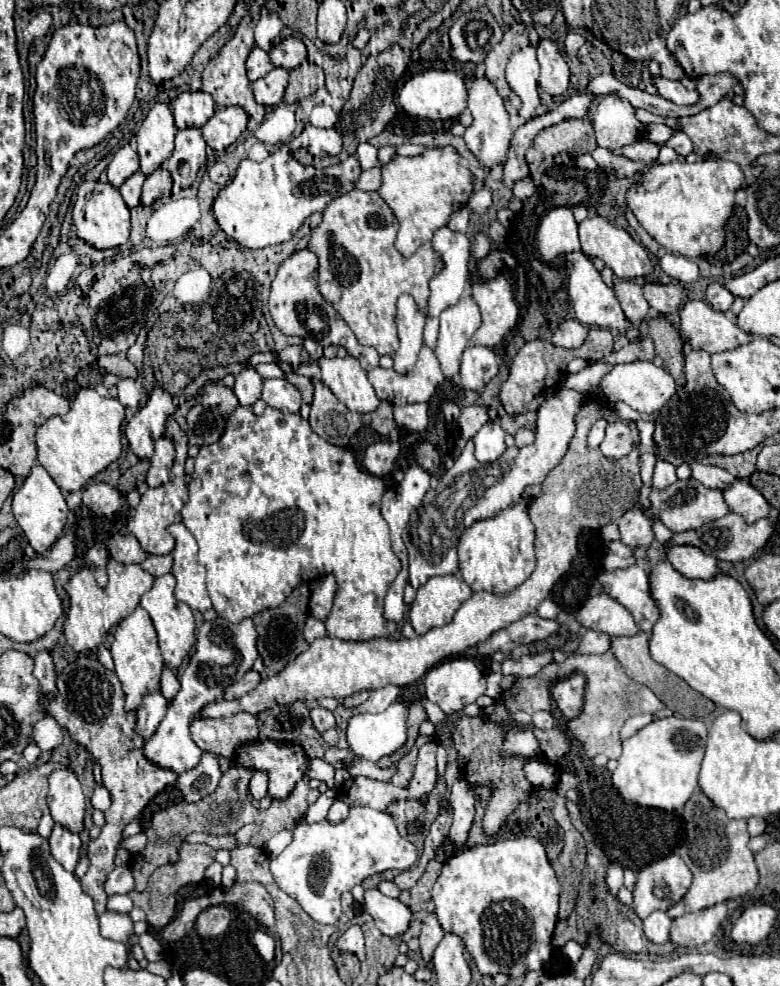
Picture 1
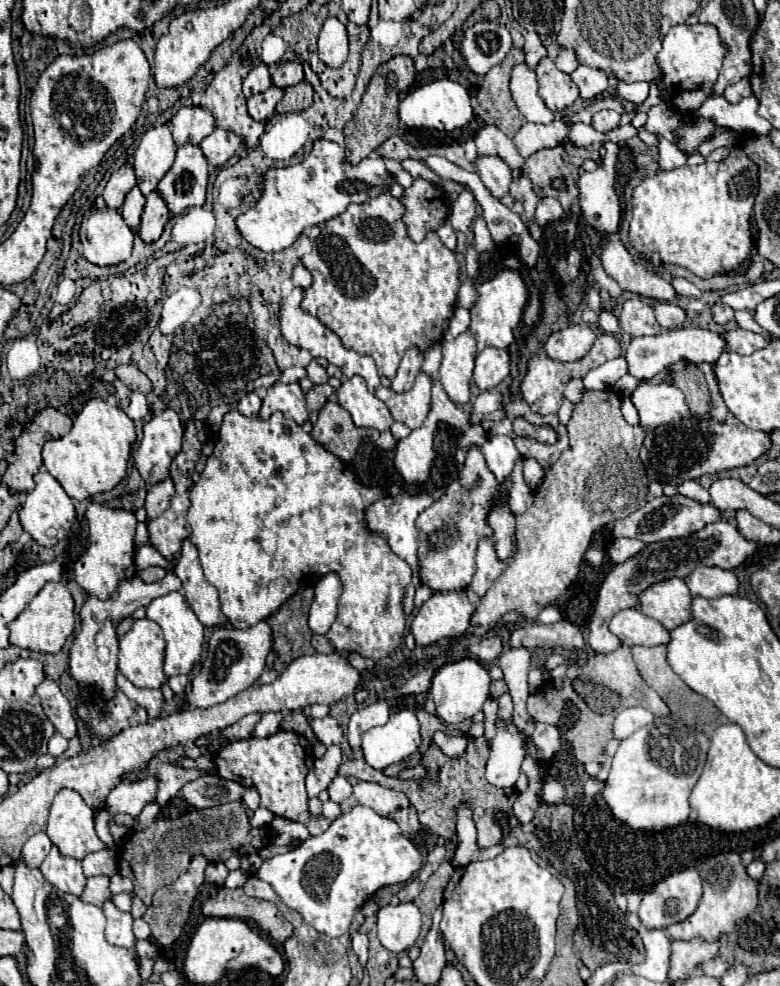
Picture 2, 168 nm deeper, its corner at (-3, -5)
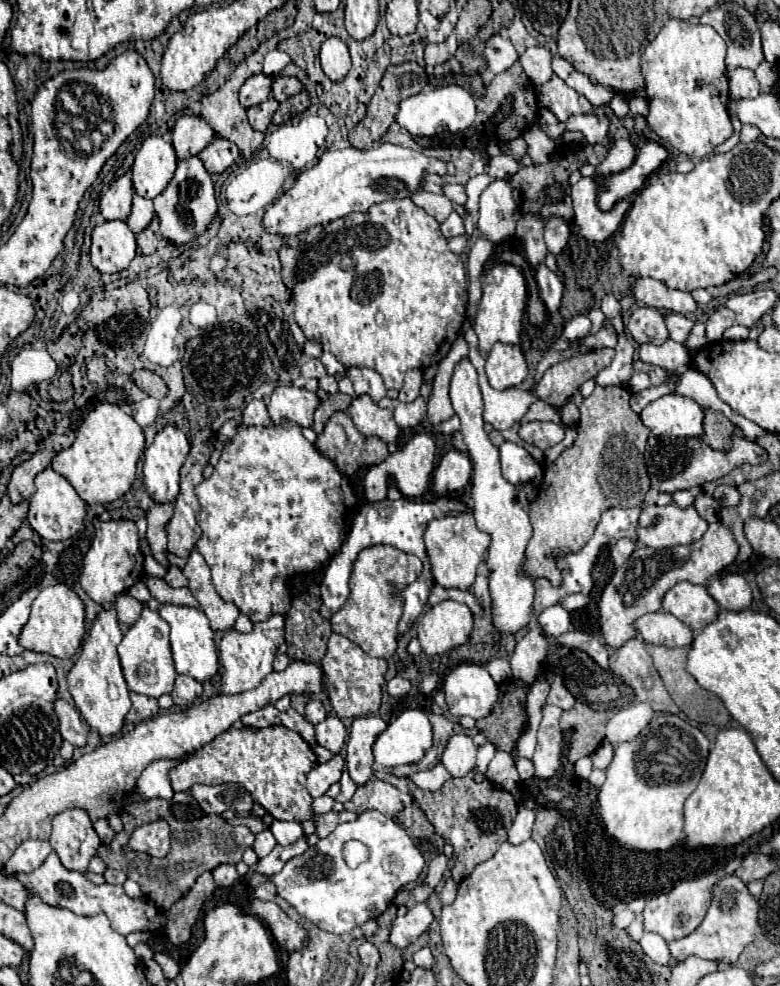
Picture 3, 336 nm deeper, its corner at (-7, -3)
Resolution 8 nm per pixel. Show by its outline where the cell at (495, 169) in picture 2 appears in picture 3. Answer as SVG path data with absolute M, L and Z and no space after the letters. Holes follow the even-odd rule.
M507 180L491 182L479 200L479 234L491 244L501 244L515 234L515 224L519 220L517 204L511 194Z

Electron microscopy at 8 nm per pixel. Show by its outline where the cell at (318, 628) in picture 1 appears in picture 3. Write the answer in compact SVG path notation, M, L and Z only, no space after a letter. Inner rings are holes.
M331 634L327 644L327 654L321 660L321 668L323 668L325 692L329 696L333 710L339 714L339 718L353 720L359 716L375 714L379 710L383 684L385 684L385 672L387 672L387 662L383 658L371 658L349 638L341 634Z

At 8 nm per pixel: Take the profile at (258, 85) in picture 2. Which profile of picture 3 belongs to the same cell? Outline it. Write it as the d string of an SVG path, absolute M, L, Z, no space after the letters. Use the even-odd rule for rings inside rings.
M265 74L251 76L239 90L239 104L243 108L251 108L255 104L261 104L271 94L271 78Z

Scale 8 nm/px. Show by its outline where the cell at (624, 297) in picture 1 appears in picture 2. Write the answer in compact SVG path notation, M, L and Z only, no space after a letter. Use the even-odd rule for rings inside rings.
M631 296L623 302L619 312L619 326L631 336L653 336L661 332L653 308L639 296Z

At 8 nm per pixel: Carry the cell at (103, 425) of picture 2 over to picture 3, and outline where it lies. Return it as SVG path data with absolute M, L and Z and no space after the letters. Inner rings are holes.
M101 404L83 420L71 448L61 450L53 458L53 470L59 472L75 492L89 504L107 504L119 500L135 482L137 462L145 450L141 426L125 414L117 404Z

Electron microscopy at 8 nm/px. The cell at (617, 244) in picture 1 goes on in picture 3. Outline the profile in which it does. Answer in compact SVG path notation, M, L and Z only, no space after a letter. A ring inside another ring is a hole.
M639 278L633 286L633 292L639 302L657 310L669 310L677 314L691 314L697 310L697 302L689 292L671 290L653 278Z

